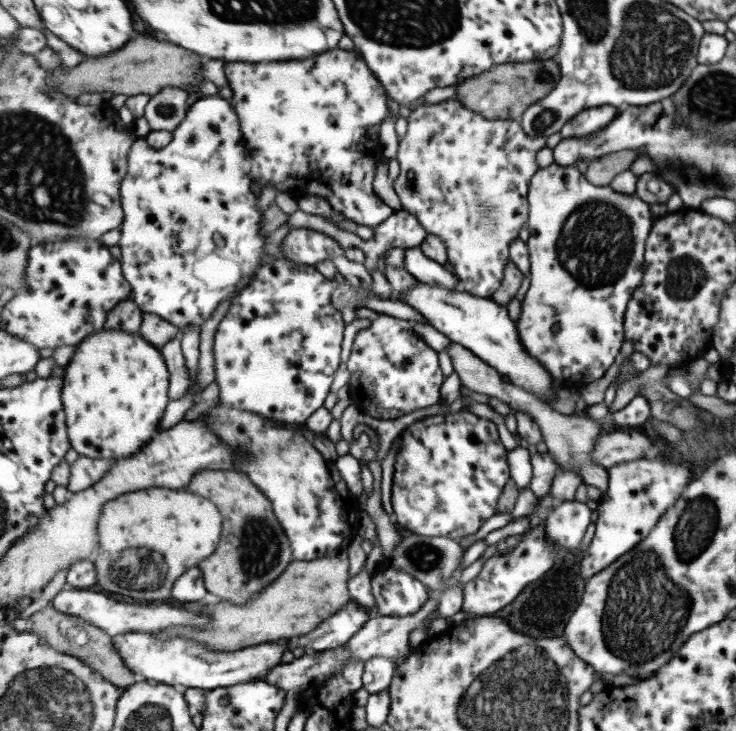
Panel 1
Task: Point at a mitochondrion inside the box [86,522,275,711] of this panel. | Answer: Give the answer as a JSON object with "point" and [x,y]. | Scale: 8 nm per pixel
{"point":[138,567]}

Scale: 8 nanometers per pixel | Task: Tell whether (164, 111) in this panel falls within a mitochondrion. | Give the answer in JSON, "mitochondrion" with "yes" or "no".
{"mitochondrion":"yes"}

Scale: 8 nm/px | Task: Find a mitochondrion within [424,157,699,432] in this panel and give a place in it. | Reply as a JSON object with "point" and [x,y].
{"point":[596,245]}

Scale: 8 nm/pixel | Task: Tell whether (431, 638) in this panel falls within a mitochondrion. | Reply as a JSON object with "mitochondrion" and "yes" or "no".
{"mitochondrion":"no"}

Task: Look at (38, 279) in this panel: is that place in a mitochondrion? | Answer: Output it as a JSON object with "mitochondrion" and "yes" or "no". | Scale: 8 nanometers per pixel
{"mitochondrion":"no"}

